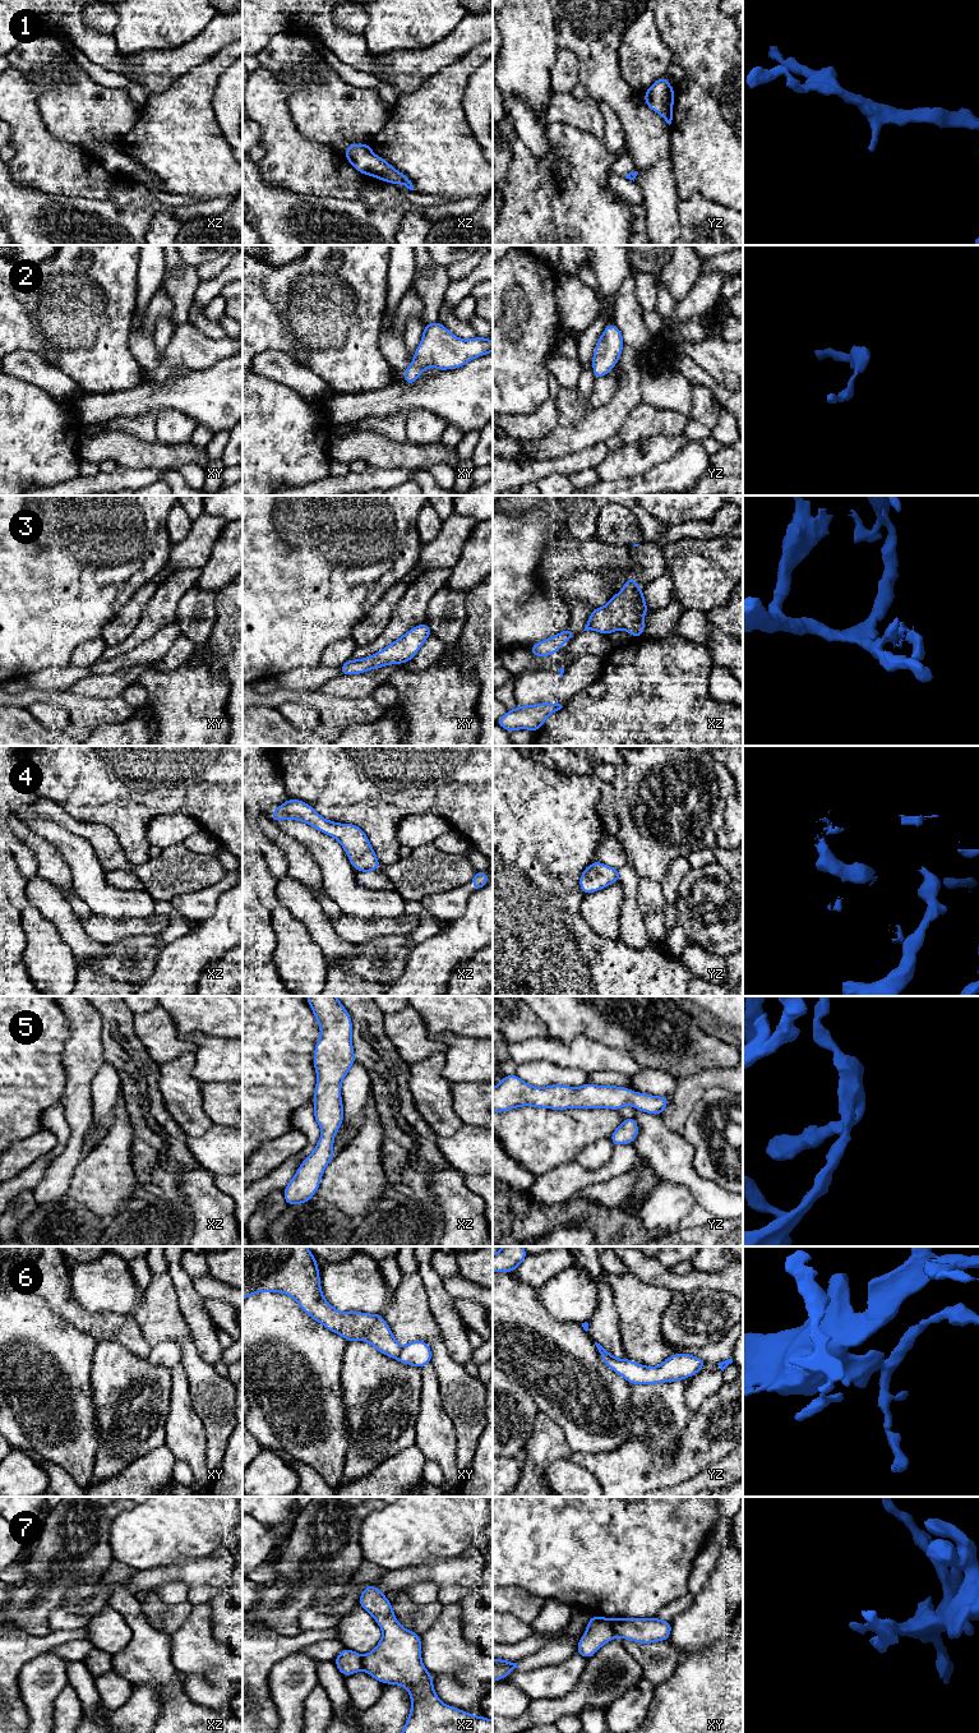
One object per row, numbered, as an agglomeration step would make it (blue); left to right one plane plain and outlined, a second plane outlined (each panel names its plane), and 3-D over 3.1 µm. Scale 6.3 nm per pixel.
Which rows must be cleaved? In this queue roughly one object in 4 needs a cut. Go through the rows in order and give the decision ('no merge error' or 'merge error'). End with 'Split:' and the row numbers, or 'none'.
1: no merge error
2: no merge error
3: no merge error
4: merge error
5: no merge error
6: merge error
7: merge error
Split: 4, 6, 7

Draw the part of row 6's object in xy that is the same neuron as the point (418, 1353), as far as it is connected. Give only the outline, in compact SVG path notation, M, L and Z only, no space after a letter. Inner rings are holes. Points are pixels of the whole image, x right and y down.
M412 1341L402 1347L398 1360L421 1369L431 1364L431 1349L425 1341Z

